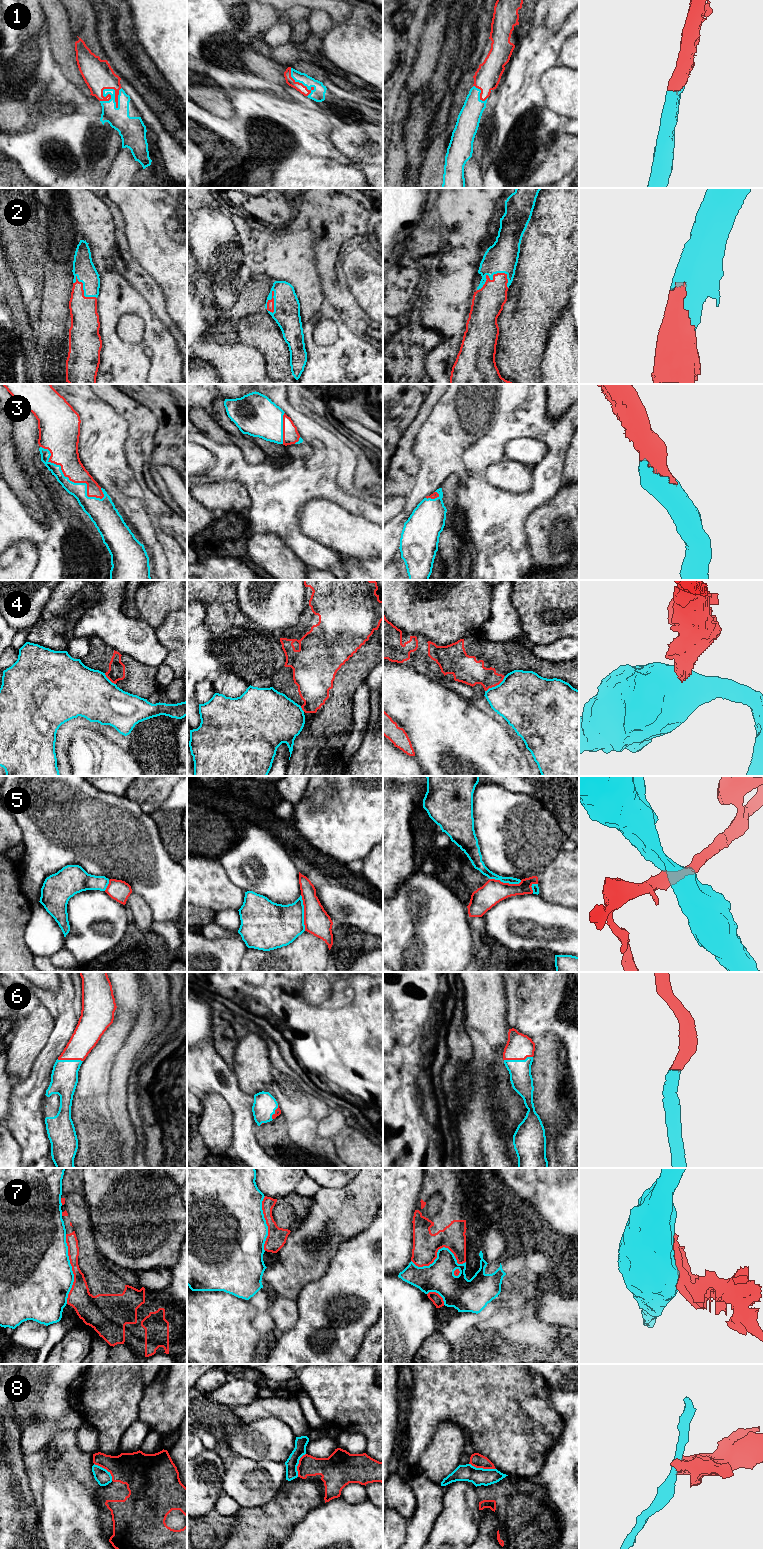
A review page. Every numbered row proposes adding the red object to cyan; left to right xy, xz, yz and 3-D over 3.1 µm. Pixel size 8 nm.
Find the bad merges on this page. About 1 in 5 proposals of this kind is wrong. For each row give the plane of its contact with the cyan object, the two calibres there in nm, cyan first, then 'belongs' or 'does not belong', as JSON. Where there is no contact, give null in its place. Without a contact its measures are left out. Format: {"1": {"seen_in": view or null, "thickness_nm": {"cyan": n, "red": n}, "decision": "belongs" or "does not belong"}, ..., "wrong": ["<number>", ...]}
{"1": {"seen_in": "xy", "thickness_nm": {"cyan": 170, "red": 240}, "decision": "belongs"}, "2": {"seen_in": "yz", "thickness_nm": {"cyan": 260, "red": 260}, "decision": "belongs"}, "3": {"seen_in": "xy", "thickness_nm": {"cyan": 130, "red": 220}, "decision": "belongs"}, "4": {"seen_in": "yz", "thickness_nm": {"cyan": 440, "red": 200}, "decision": "does not belong"}, "5": {"seen_in": "xz", "thickness_nm": {"cyan": 360, "red": 200}, "decision": "does not belong"}, "6": {"seen_in": "yz", "thickness_nm": {"cyan": 180, "red": 200}, "decision": "belongs"}, "7": {"seen_in": "xy", "thickness_nm": {"cyan": 500, "red": 190}, "decision": "does not belong"}, "8": {"seen_in": "yz", "thickness_nm": {"cyan": 140, "red": 120}, "decision": "does not belong"}, "wrong": ["4", "5", "7", "8"]}

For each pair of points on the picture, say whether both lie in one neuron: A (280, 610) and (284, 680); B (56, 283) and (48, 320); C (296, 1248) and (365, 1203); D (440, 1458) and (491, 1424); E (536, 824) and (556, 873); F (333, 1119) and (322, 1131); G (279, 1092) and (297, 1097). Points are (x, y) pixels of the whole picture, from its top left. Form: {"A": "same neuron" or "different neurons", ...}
{"A": "different neurons", "B": "different neurons", "C": "same neuron", "D": "different neurons", "E": "different neurons", "F": "same neuron", "G": "same neuron"}

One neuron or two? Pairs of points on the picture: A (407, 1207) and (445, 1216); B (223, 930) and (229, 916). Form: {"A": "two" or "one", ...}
{"A": "two", "B": "one"}

